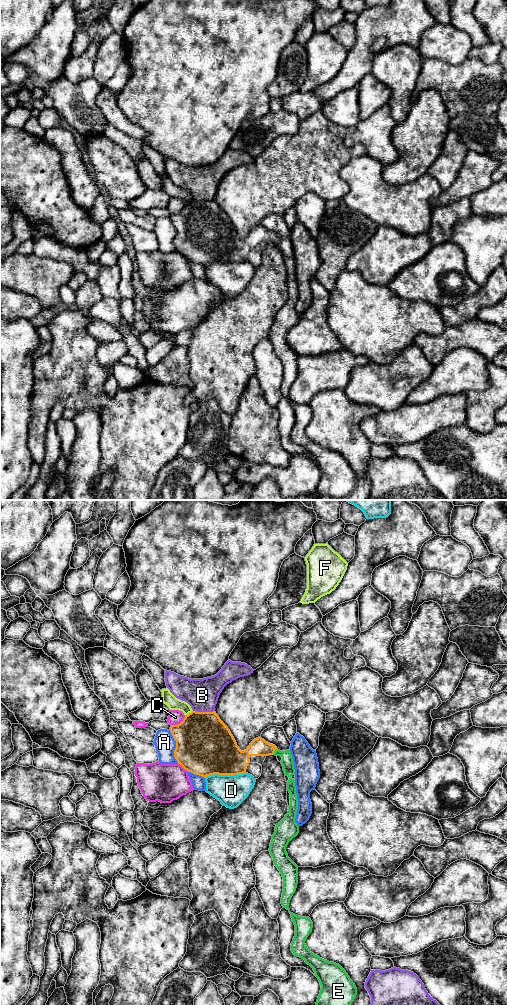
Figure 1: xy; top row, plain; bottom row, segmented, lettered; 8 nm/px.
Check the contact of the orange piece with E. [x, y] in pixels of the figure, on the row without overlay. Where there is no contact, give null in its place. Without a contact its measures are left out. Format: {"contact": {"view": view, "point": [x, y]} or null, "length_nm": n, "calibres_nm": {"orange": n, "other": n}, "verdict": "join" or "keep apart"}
{"contact": {"view": "xy", "point": [274, 239]}, "length_nm": 60, "calibres_nm": {"orange": 140, "other": 100}, "verdict": "join"}

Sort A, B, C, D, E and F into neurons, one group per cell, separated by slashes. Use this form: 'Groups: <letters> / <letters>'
Groups: A / B / C / D / E / F

